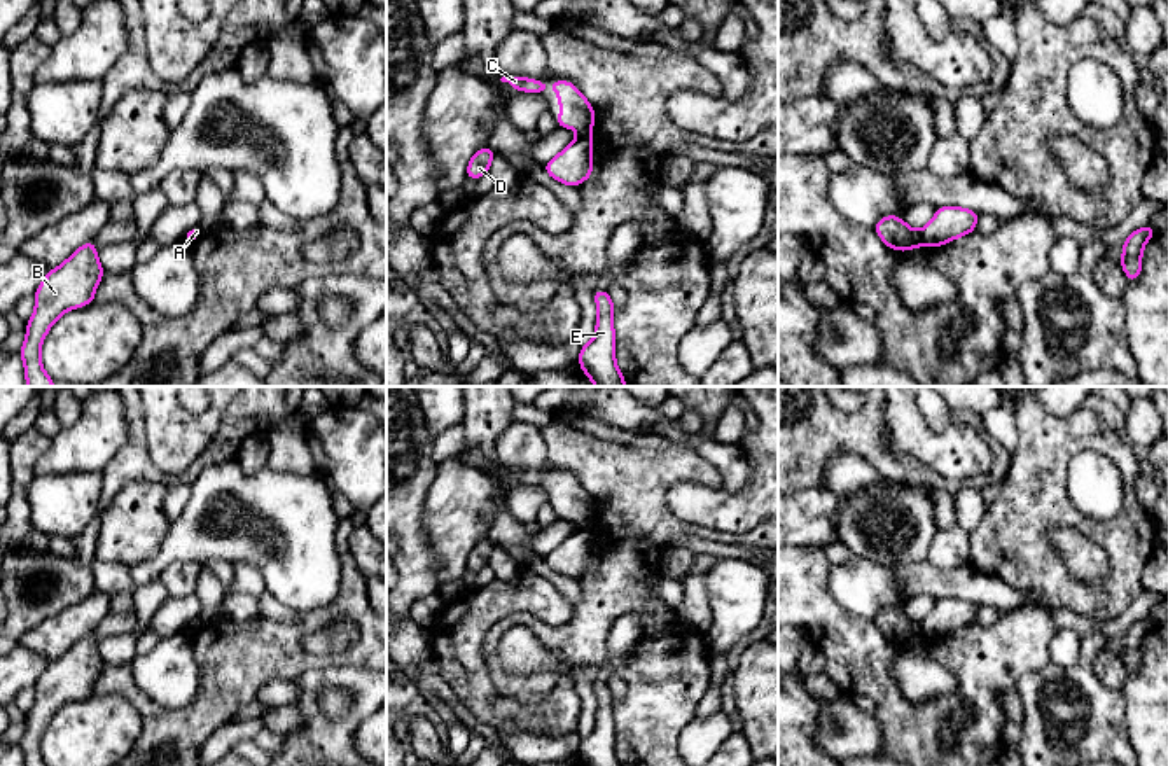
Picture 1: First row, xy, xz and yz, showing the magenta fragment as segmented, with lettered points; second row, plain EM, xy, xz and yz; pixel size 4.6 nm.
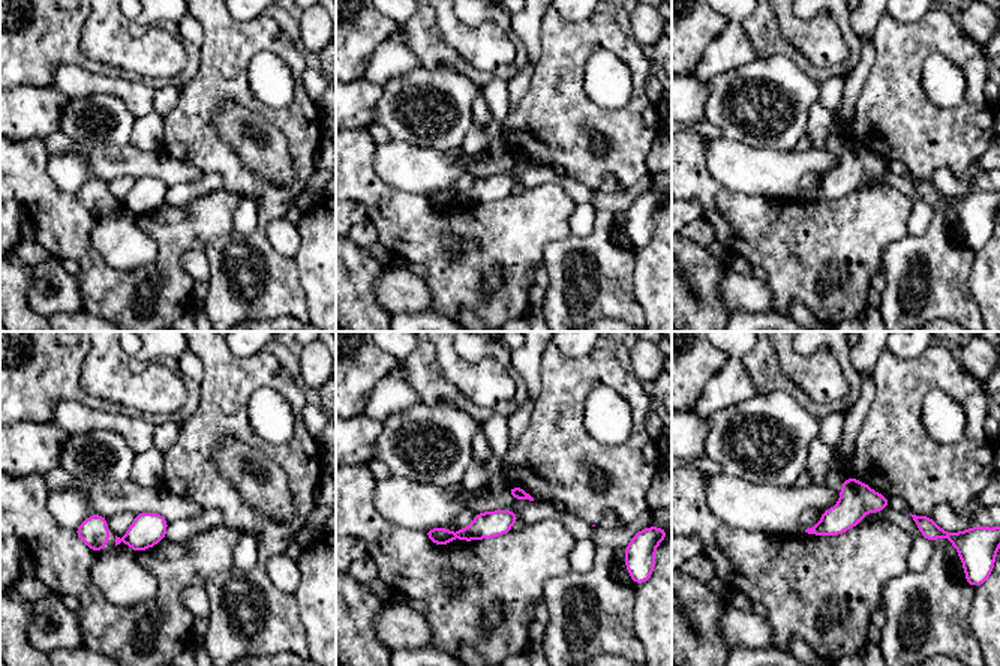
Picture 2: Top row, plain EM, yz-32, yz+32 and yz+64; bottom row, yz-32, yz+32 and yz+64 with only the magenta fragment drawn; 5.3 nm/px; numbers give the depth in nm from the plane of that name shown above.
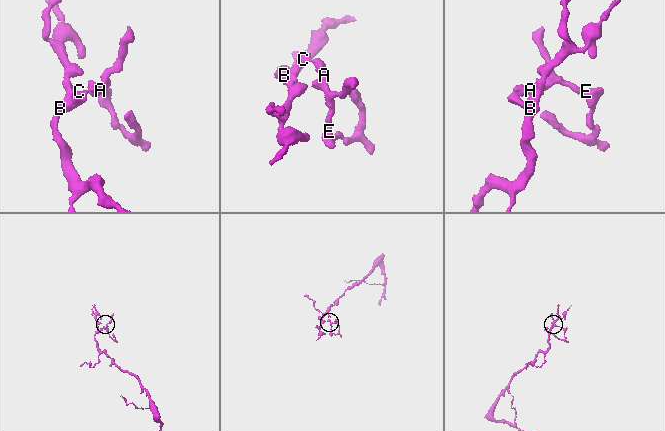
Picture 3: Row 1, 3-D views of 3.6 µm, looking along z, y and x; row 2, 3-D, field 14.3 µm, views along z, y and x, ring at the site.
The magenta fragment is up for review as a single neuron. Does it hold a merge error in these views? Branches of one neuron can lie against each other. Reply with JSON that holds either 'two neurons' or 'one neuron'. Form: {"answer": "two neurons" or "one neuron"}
{"answer": "two neurons"}

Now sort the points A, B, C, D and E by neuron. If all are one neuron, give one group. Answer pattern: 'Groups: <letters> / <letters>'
Groups: A E / B C D

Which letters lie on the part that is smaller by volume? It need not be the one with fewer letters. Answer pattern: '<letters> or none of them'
A, E

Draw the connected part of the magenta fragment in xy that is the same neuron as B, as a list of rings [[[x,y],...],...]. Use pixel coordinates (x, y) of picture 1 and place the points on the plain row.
[[[89,633],[42,672],[35,684],[33,708],[26,715],[26,731],[19,742],[24,766],[47,766],[40,752],[44,729],[63,705],[94,693],[103,665],[94,633]]]

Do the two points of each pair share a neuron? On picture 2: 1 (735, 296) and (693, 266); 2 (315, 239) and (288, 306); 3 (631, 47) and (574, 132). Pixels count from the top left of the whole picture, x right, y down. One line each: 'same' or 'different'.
1: different
2: different
3: same

